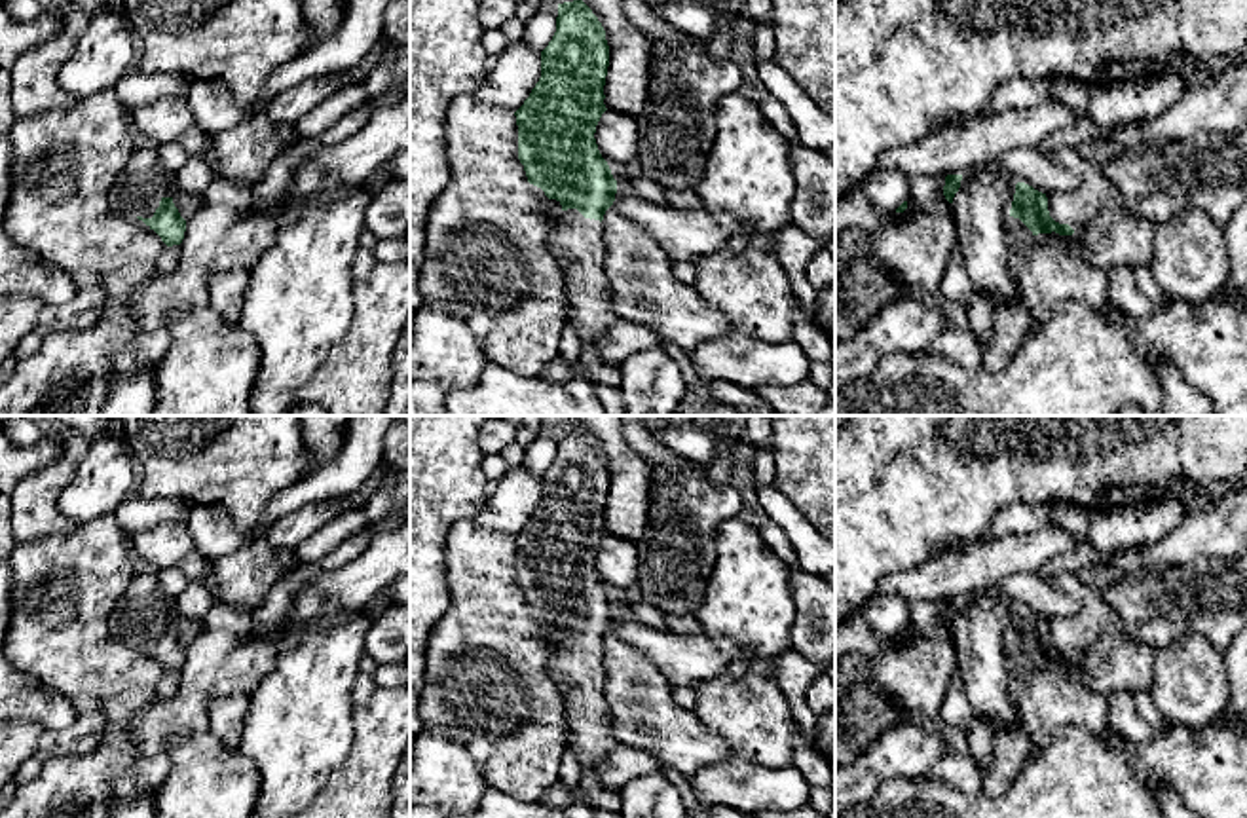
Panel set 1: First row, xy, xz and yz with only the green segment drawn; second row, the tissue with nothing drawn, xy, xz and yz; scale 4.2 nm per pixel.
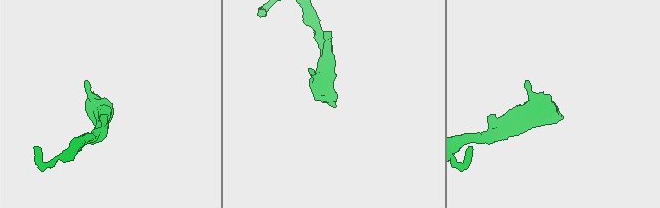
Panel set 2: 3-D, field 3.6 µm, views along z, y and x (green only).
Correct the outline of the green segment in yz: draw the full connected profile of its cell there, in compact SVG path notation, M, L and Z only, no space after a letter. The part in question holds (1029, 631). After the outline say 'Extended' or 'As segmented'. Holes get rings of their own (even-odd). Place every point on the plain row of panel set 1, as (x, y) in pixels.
M1025 607L1015 609L1010 641L1019 643L1033 657L1033 660L1052 657L1059 660L1074 659L1069 649L1059 649L1050 641L1046 619Z. As segmented

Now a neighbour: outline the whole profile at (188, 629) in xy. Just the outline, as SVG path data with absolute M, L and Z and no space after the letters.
M175 617L173 628L186 647L207 630L203 621L186 617Z

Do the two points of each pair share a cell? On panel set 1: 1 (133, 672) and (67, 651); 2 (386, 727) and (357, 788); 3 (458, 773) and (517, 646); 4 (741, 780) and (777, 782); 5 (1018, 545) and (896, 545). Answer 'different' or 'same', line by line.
1: same
2: same
3: different
4: same
5: different

